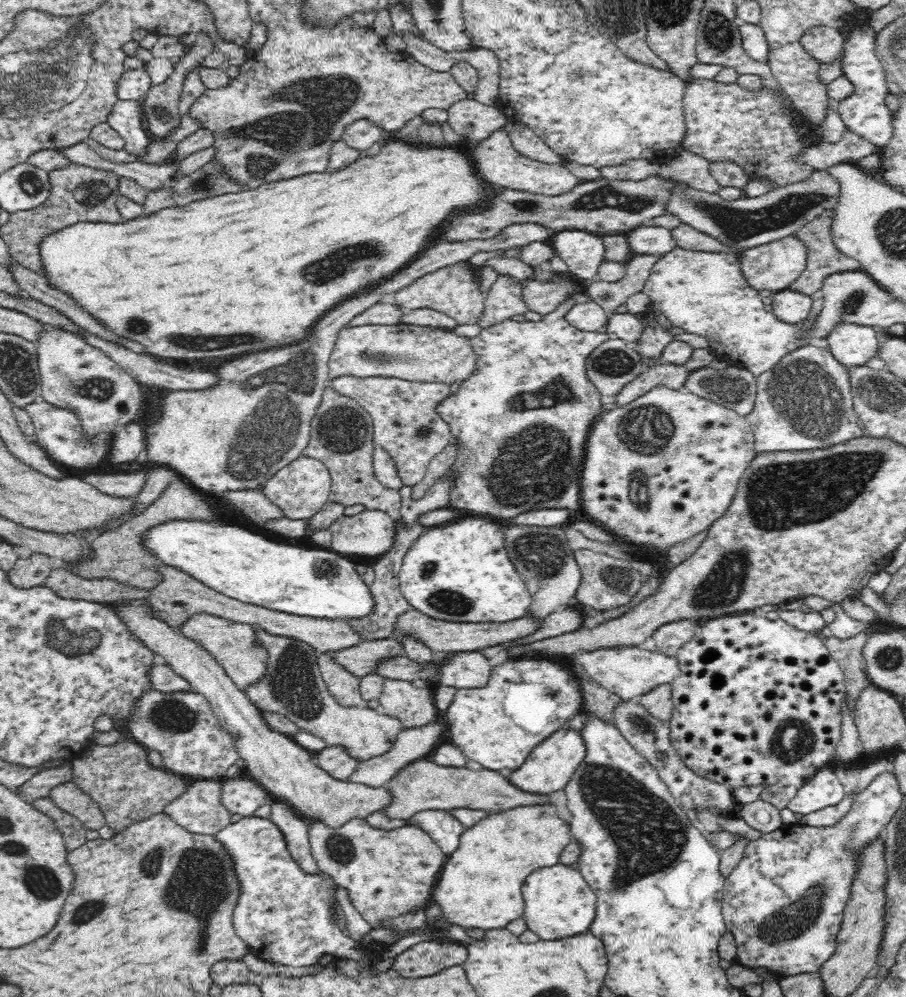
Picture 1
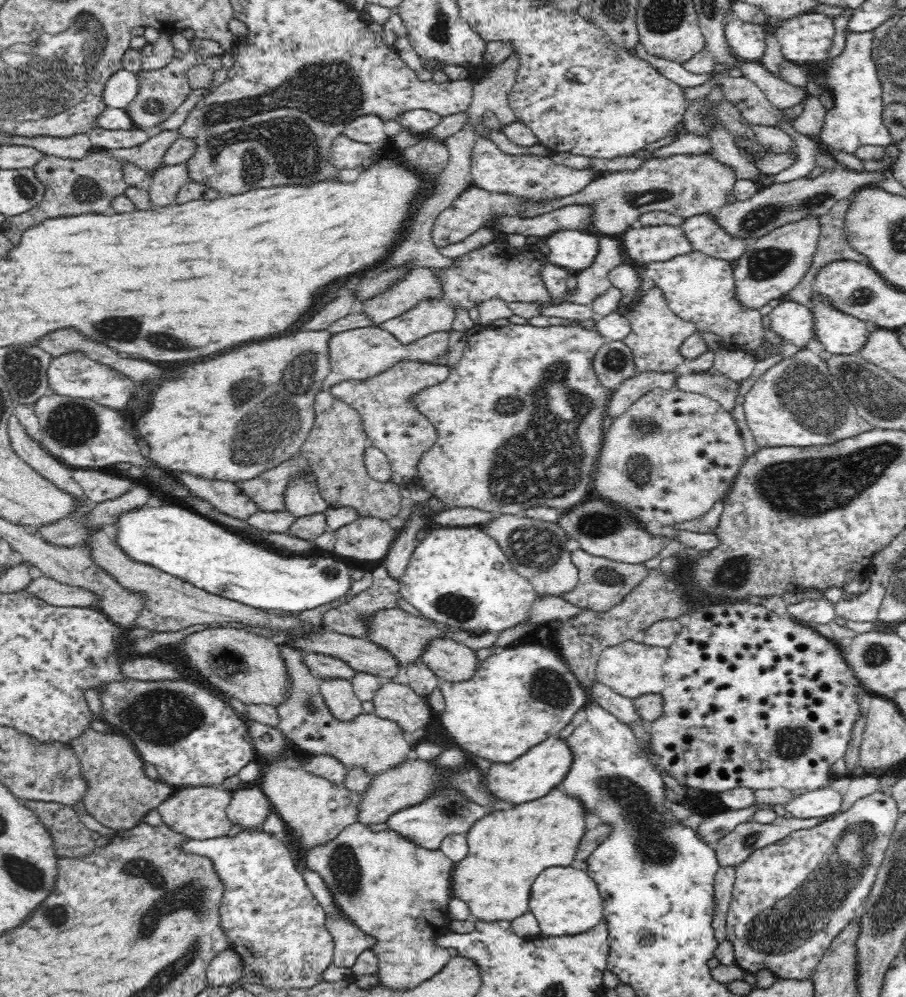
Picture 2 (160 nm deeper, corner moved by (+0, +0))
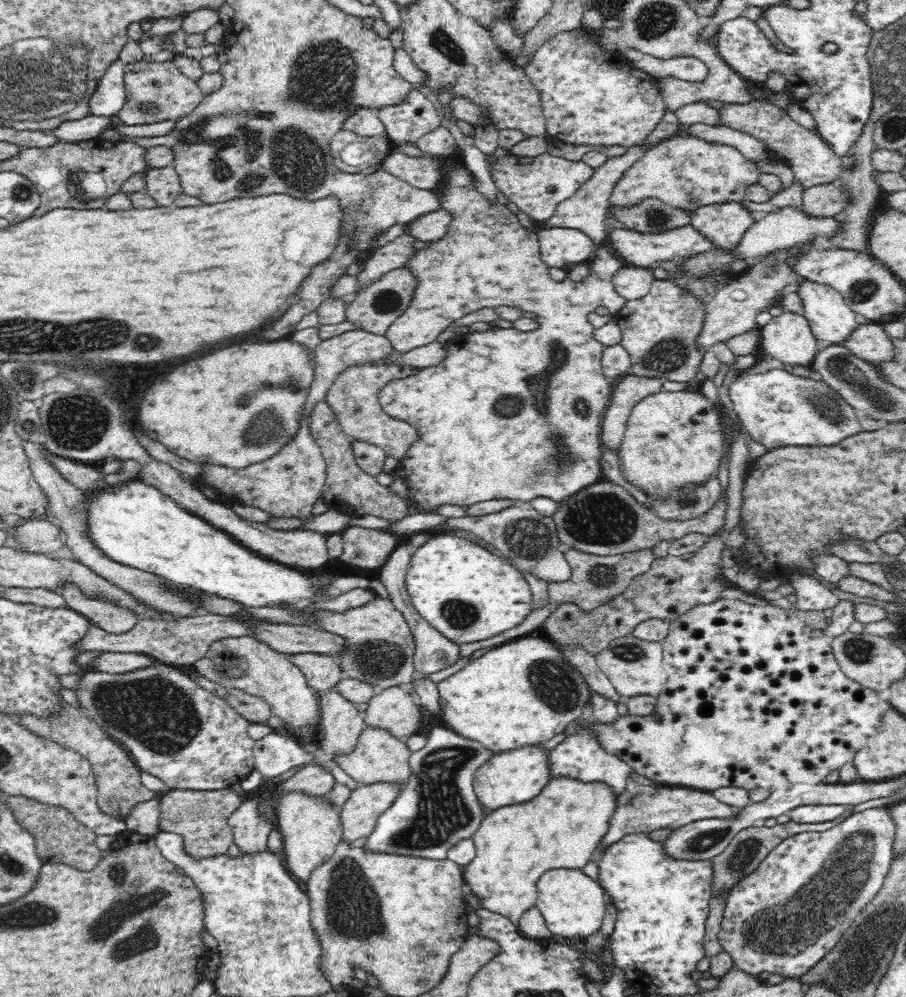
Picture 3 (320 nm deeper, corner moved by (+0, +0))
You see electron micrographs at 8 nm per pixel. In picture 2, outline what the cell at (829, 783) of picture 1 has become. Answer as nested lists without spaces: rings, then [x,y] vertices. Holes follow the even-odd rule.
[[[827,786],[808,791],[806,794],[789,801],[786,804],[786,810],[796,818],[820,818],[820,816],[837,813],[842,804],[842,794]]]

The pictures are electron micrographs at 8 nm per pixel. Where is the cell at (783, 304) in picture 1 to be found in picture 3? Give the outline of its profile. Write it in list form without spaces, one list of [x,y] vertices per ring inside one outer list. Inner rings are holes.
[[[785,312],[778,318],[773,318],[769,324],[760,328],[759,358],[774,359],[782,363],[784,369],[790,371],[797,366],[810,366],[819,352],[818,339],[812,334],[808,322],[803,316]]]

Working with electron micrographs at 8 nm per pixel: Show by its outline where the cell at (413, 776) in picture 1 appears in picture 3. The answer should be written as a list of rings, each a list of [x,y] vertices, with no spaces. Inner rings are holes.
[[[372,784],[351,792],[350,798],[340,809],[341,841],[351,844],[368,837],[374,831],[376,818],[392,807],[402,788],[395,784]]]

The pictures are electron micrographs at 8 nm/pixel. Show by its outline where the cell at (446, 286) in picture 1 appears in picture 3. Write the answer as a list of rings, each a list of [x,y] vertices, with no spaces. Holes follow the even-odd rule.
[[[394,268],[356,292],[354,299],[347,303],[346,321],[354,324],[356,329],[385,335],[388,328],[408,309],[416,288],[417,278],[412,275],[410,269]]]

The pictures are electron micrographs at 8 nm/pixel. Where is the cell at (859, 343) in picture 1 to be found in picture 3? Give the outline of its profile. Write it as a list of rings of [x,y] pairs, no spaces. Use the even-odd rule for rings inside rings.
[[[799,277],[799,286],[795,291],[799,299],[802,300],[803,317],[808,322],[812,334],[818,340],[826,340],[831,344],[840,345],[848,338],[850,332],[859,326],[856,322],[856,313],[847,306],[844,298],[836,289]]]

